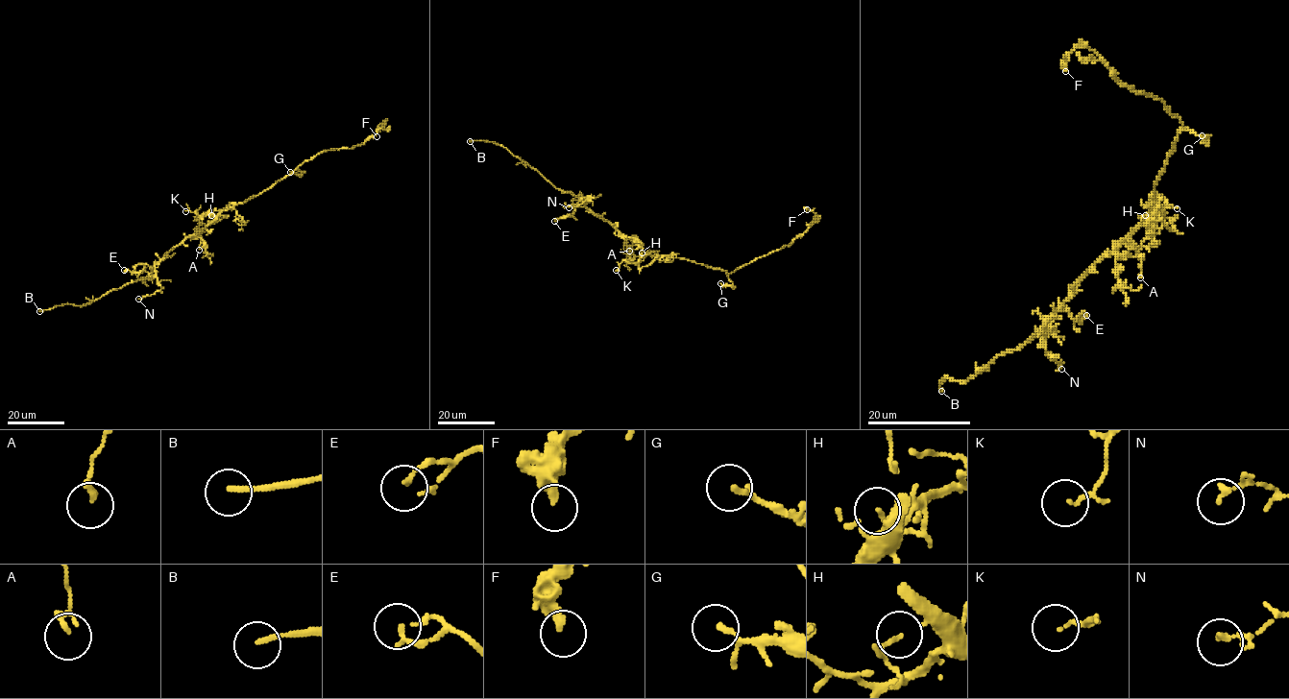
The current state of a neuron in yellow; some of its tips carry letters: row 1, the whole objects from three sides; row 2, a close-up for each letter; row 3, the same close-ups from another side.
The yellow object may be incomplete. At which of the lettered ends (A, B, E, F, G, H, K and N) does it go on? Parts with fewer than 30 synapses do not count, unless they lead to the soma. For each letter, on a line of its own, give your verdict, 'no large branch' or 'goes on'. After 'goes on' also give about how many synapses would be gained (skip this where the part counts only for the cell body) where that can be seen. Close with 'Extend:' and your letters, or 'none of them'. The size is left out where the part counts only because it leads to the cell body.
A: no large branch
B: goes on
E: no large branch
F: no large branch
G: no large branch
H: no large branch
K: no large branch
N: no large branch
Extend: B

